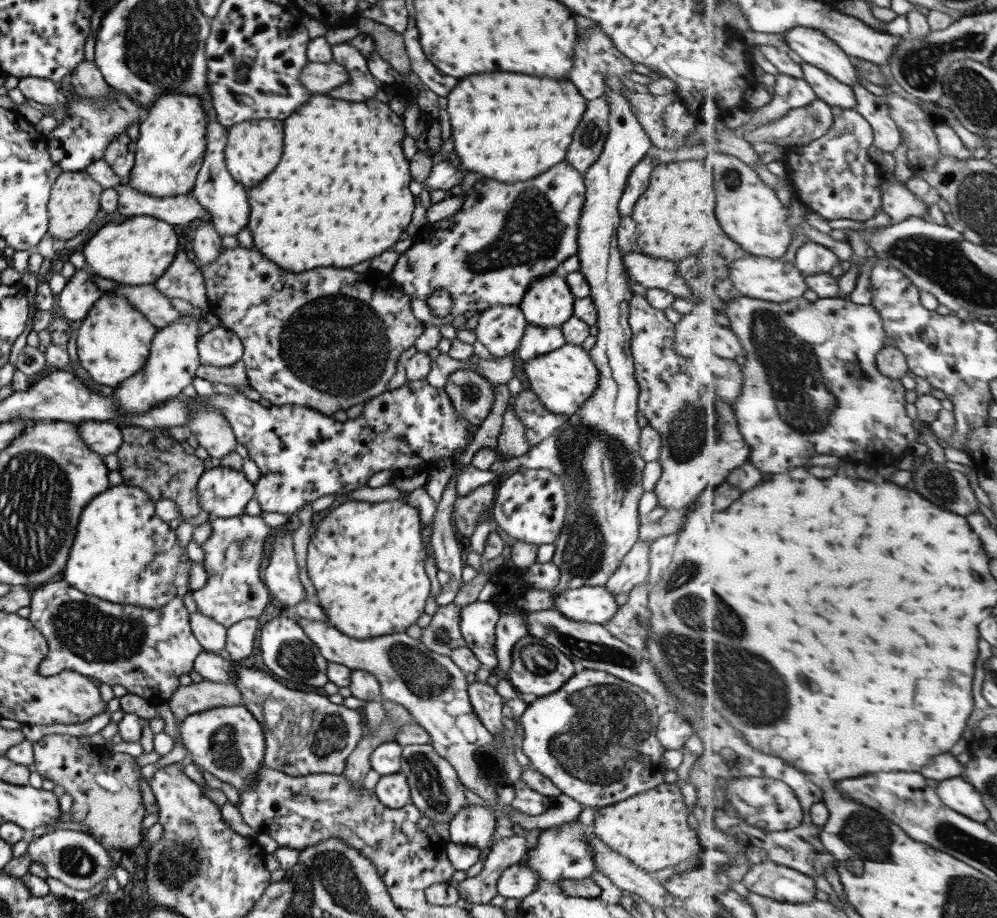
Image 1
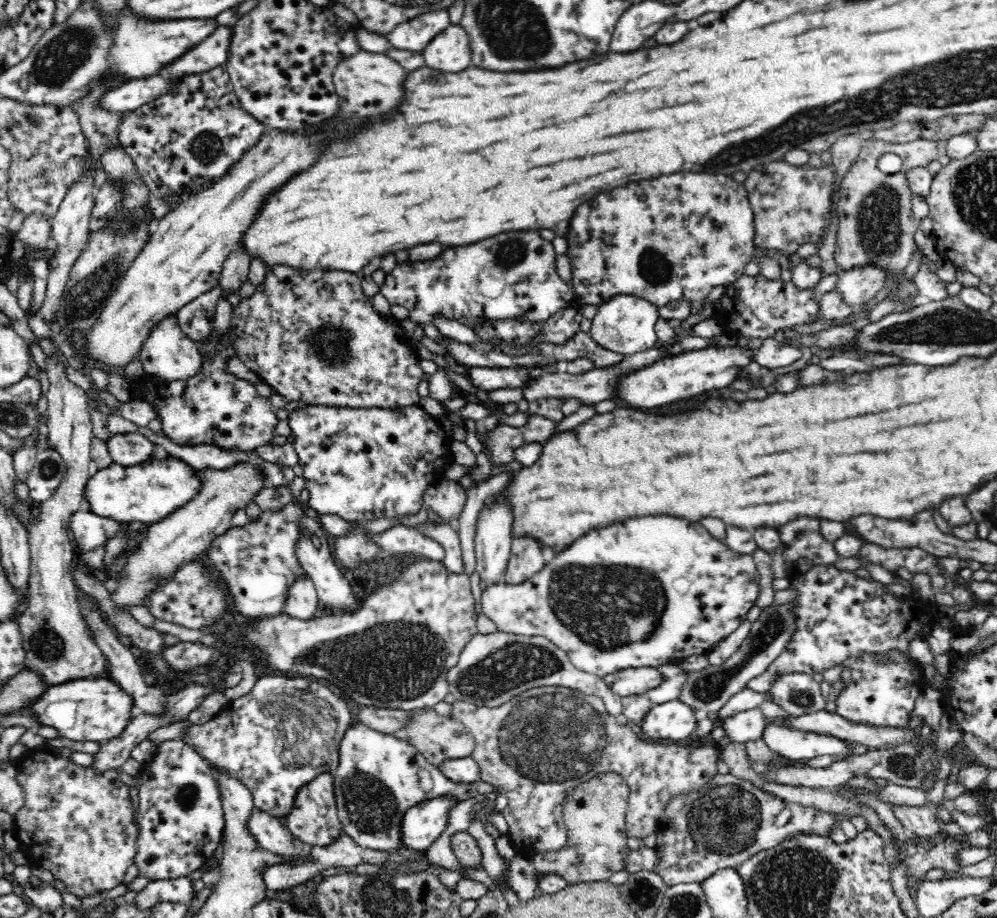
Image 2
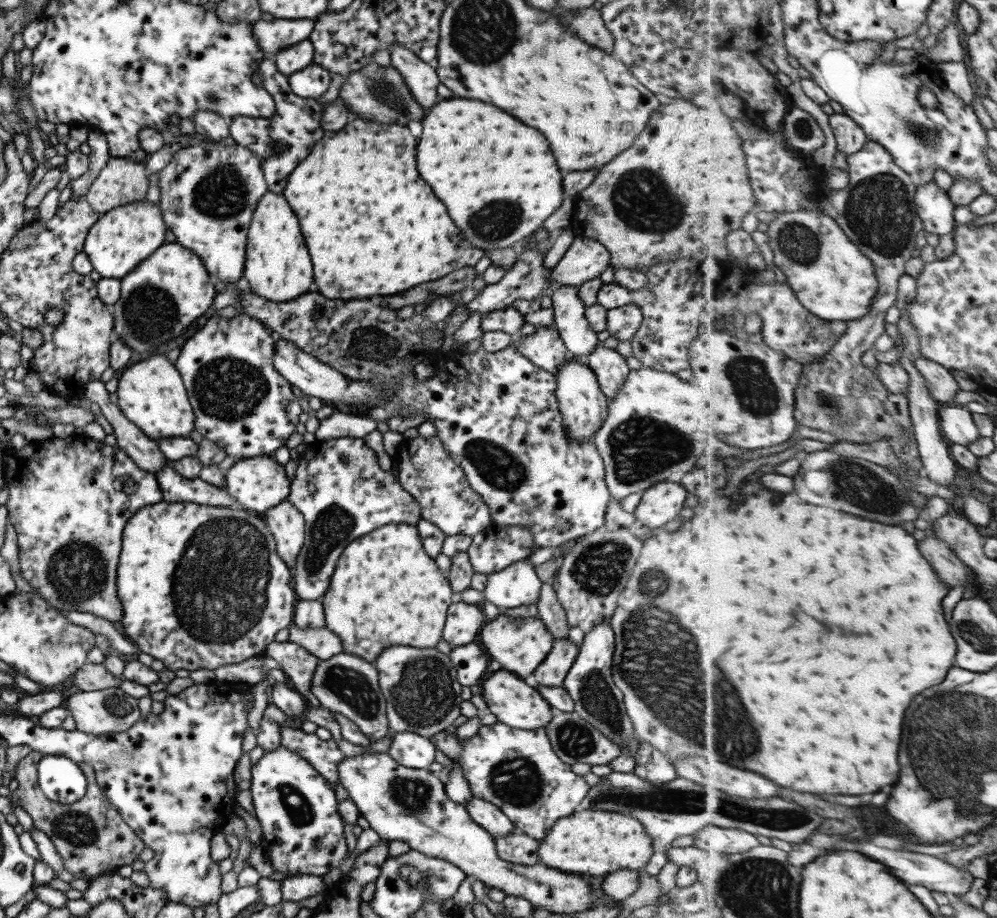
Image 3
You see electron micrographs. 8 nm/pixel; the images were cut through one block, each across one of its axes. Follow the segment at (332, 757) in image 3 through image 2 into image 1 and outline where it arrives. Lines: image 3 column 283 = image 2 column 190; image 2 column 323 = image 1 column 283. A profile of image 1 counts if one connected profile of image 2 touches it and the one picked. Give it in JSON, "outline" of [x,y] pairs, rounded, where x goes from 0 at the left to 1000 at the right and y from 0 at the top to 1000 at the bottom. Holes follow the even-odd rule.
{"outline":[[[241,725],[236,732],[234,745],[242,756],[242,768],[258,783],[264,797],[266,819],[263,834],[287,843],[288,845],[308,845],[309,843],[344,843],[348,824],[354,819],[366,795],[366,784],[361,772],[350,772],[332,766],[328,758],[300,753],[286,747],[285,743],[268,735],[266,732]]]}

